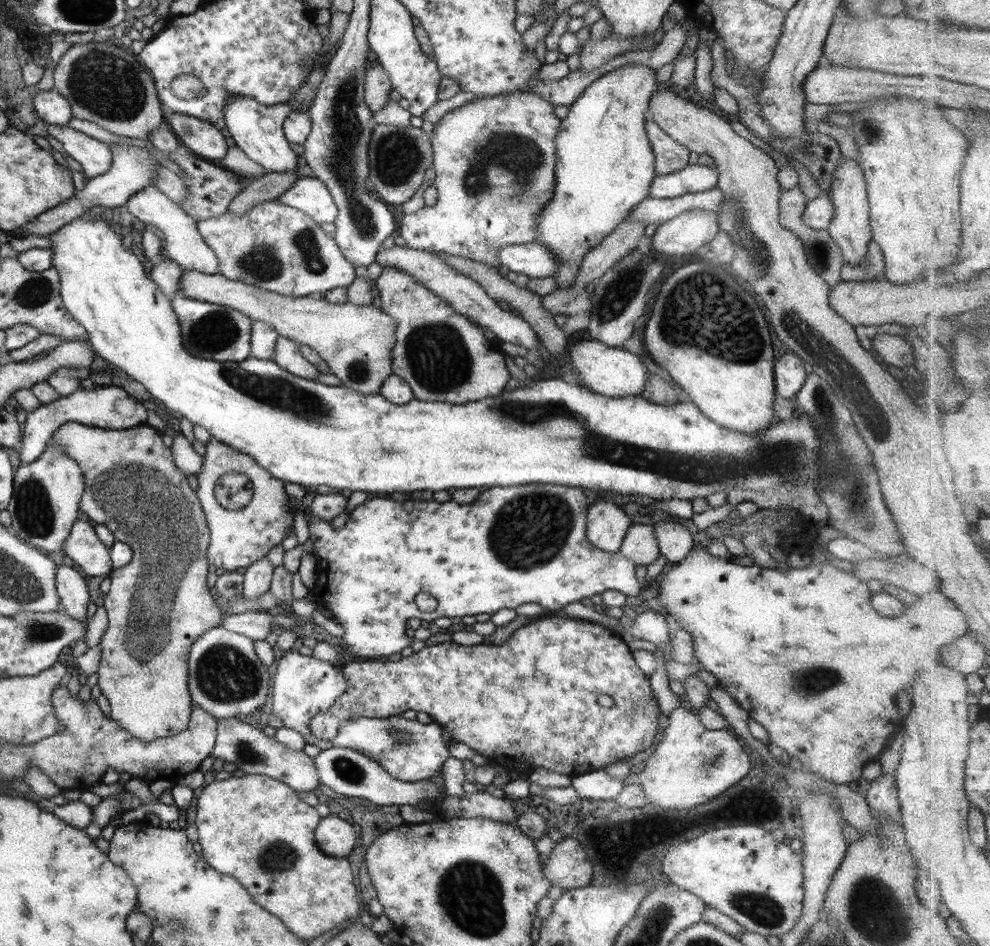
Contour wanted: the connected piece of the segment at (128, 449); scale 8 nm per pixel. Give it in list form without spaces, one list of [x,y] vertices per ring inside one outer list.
[[[69,421],[61,424],[59,428],[55,429],[55,432],[52,432],[51,440],[47,444],[59,445],[63,449],[63,453],[73,460],[73,462],[77,463],[79,470],[82,472],[84,490],[78,505],[81,512],[93,522],[105,525],[113,533],[115,541],[127,544],[133,552],[132,560],[129,563],[118,568],[117,571],[110,572],[108,576],[110,586],[108,592],[103,596],[102,606],[107,612],[109,623],[98,643],[99,647],[101,647],[101,654],[96,673],[98,676],[97,686],[99,687],[99,691],[105,696],[110,706],[109,719],[115,721],[115,724],[124,731],[127,731],[129,735],[143,742],[176,735],[183,731],[189,724],[191,701],[187,686],[187,653],[193,642],[197,640],[197,637],[217,626],[223,618],[222,612],[215,605],[210,594],[211,588],[207,584],[209,564],[206,560],[206,551],[210,542],[210,534],[202,509],[200,508],[200,503],[196,498],[195,492],[189,488],[189,484],[187,484],[183,473],[175,467],[171,450],[169,450],[169,447],[163,445],[161,437],[162,434],[159,431],[146,424],[123,430],[105,430],[103,428],[89,427]]]

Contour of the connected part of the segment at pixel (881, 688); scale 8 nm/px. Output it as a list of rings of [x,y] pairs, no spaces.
[[[695,548],[685,556],[681,563],[673,563],[671,569],[662,576],[659,587],[659,602],[661,608],[665,610],[673,619],[676,619],[677,625],[691,636],[693,656],[697,662],[703,666],[704,670],[713,674],[720,689],[725,690],[739,706],[745,710],[751,720],[761,724],[767,732],[769,743],[779,746],[785,750],[789,757],[799,760],[804,771],[817,775],[826,781],[838,785],[851,785],[857,782],[861,777],[861,770],[870,761],[877,761],[881,750],[886,748],[902,726],[901,716],[897,714],[895,708],[895,696],[909,684],[909,680],[917,678],[918,672],[923,667],[929,667],[931,664],[937,667],[942,661],[941,651],[945,646],[953,641],[970,633],[967,617],[957,604],[945,596],[941,590],[930,587],[924,590],[912,590],[908,592],[908,603],[899,618],[883,618],[875,614],[875,610],[870,604],[871,592],[867,590],[865,582],[860,581],[849,570],[839,570],[828,563],[809,564],[804,568],[789,568],[787,571],[779,571],[776,568],[761,568],[757,566],[739,566],[734,564],[731,556],[727,558],[716,558],[711,556],[703,548]]]

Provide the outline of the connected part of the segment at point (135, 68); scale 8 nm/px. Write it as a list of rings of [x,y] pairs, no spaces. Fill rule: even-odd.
[[[111,38],[101,43],[90,41],[87,44],[78,43],[70,46],[54,67],[53,81],[53,90],[69,103],[73,118],[89,120],[117,136],[147,139],[149,132],[161,124],[166,113],[157,98],[149,72],[134,55],[129,55],[122,45],[117,44],[117,40]]]

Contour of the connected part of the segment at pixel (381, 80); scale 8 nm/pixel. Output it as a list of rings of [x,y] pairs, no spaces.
[[[372,54],[370,57],[366,59],[364,69],[363,100],[365,105],[369,107],[371,116],[373,116],[373,113],[381,110],[381,107],[387,104],[389,92],[393,86],[389,83],[389,78],[384,69],[376,62]]]

